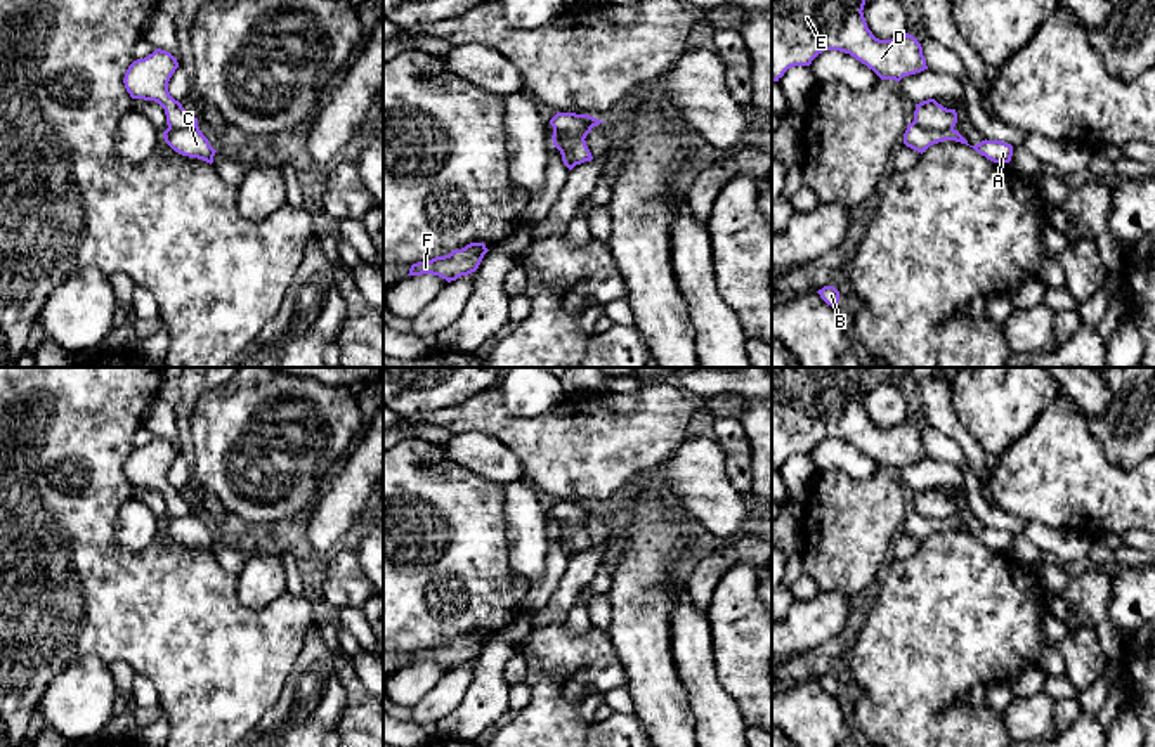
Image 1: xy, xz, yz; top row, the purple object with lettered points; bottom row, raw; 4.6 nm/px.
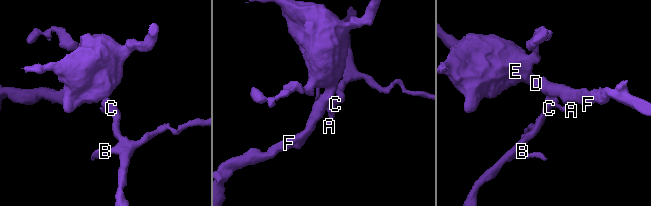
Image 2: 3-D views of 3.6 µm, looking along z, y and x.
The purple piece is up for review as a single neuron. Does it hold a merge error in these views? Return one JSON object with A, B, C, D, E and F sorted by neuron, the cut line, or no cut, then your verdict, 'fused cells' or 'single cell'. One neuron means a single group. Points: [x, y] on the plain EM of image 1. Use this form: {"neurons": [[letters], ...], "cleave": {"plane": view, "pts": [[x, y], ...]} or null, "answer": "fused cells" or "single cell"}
{"neurons": [["A", "B", "C"], ["D", "E", "F"]], "cleave": {"plane": "yz", "pts": [[914, 508], [926, 517], [952, 517]]}, "answer": "fused cells"}

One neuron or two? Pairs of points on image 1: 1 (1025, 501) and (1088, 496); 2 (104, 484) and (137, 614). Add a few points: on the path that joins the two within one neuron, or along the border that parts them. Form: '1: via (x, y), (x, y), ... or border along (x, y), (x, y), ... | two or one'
1: via (1041, 496), (1072, 496) | one
2: via (101, 517), (101, 571), (108, 581) | one

